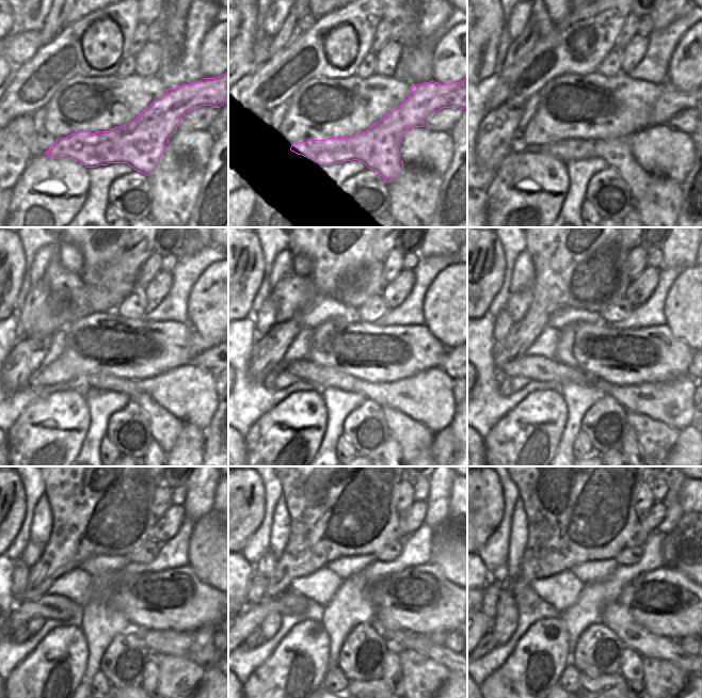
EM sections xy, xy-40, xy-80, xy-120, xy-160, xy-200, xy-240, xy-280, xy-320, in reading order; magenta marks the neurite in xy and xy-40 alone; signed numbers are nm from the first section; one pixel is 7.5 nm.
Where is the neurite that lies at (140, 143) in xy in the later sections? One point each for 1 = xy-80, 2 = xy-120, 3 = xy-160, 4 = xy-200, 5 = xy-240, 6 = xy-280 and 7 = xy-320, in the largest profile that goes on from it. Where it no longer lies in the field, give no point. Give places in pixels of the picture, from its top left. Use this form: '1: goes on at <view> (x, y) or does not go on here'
1: goes on at xy-80 (617, 152)
2: goes on at xy-120 (165, 428)
3: goes on at xy-160 (413, 437)
4: goes on at xy-200 (656, 438)
5: goes on at xy-240 (181, 677)
6: goes on at xy-280 (423, 677)
7: goes on at xy-320 (661, 678)

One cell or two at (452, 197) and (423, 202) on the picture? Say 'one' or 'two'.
two

